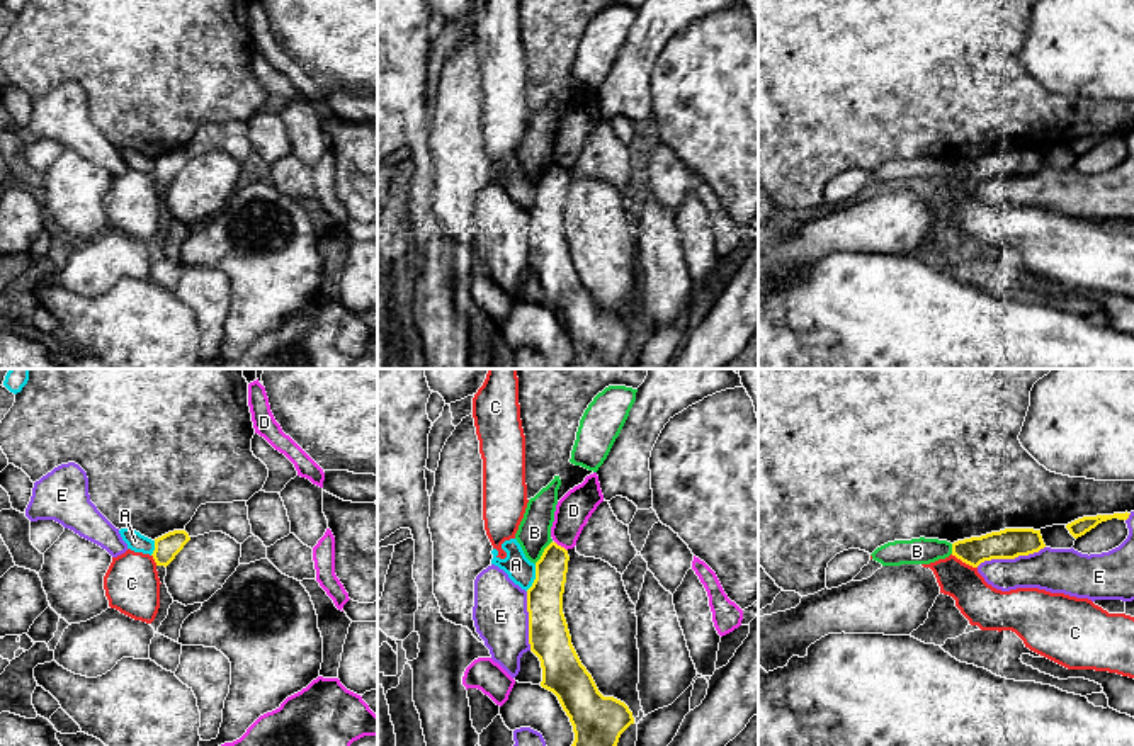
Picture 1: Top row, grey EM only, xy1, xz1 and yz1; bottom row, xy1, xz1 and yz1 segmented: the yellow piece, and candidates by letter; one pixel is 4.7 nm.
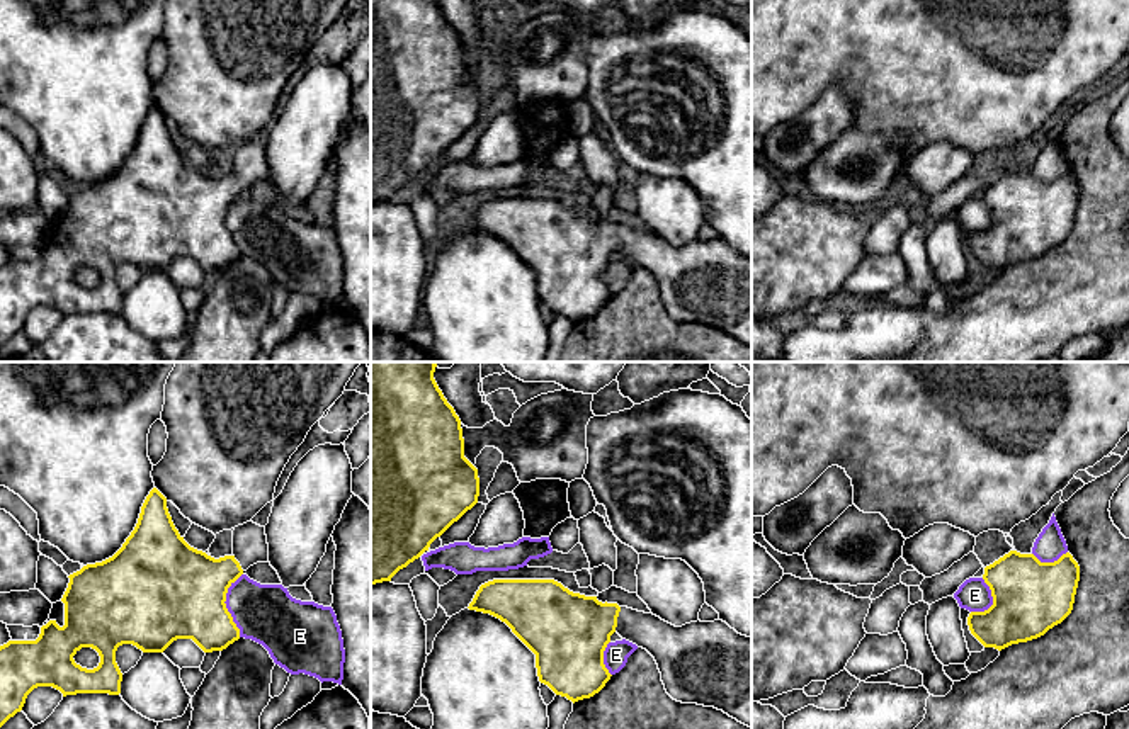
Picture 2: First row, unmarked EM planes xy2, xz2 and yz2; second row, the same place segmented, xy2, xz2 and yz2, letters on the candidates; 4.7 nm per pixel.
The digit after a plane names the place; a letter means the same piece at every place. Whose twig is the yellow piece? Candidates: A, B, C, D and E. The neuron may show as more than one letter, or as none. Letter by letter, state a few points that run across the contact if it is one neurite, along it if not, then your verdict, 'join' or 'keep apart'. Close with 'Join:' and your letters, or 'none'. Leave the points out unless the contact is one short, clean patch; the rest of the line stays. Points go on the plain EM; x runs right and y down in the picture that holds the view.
A: xz1 (536, 184), (536, 197), (526, 209) | keep apart
B: keep apart
C: keep apart
D: keep apart
E: keep apart
Join: none

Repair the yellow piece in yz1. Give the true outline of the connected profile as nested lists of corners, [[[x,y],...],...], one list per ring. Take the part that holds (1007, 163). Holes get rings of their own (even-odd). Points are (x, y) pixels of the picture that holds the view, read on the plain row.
[[[1005,148],[981,156],[971,156],[952,163],[952,175],[978,187],[991,178],[1015,178],[1044,168],[1040,150]]]

